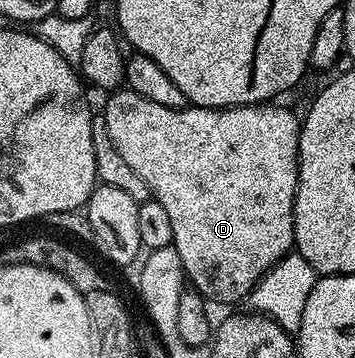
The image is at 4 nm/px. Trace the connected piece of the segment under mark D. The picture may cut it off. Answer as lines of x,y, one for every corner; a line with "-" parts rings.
117,89
107,96
108,104
102,111
106,121
106,129
110,133
110,141
114,141
114,149
126,160
126,165
146,181
152,198
166,209
170,216
170,226
174,228
172,246
178,257
182,257
182,265
187,282
204,296
205,300
217,299
220,303
232,303
235,299
251,296
252,288
268,270
293,250
294,237
294,201
298,185
298,141
300,140
301,120
288,107
275,107
275,102
253,103
251,107
179,107
170,109
166,105
157,105
154,101
146,101
146,97
138,97
138,93
127,89

